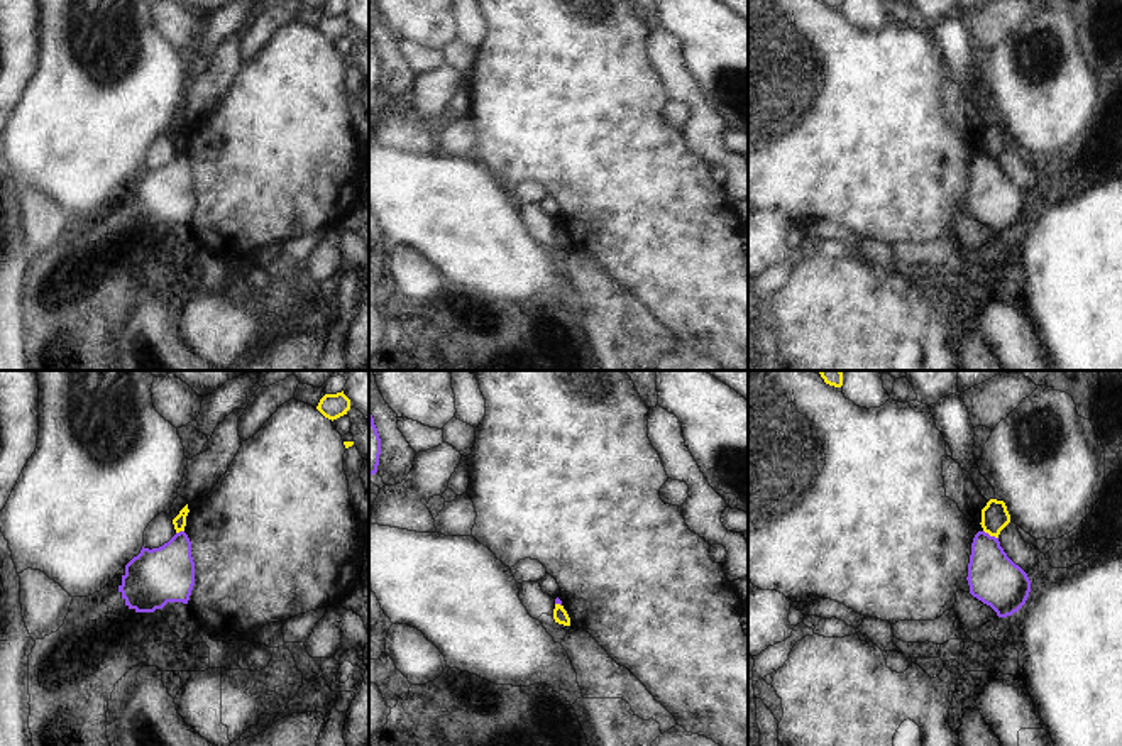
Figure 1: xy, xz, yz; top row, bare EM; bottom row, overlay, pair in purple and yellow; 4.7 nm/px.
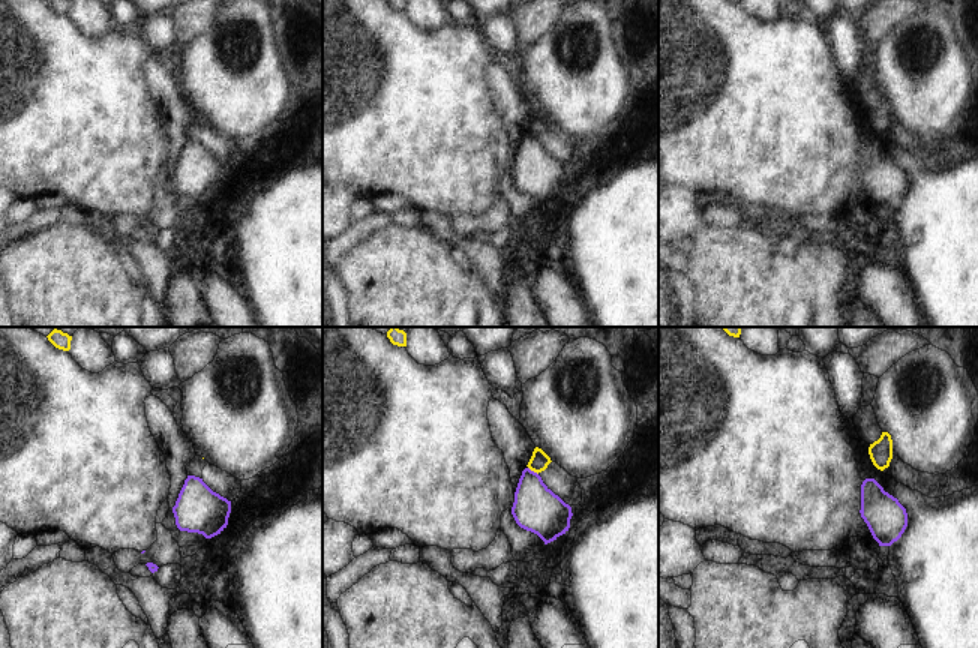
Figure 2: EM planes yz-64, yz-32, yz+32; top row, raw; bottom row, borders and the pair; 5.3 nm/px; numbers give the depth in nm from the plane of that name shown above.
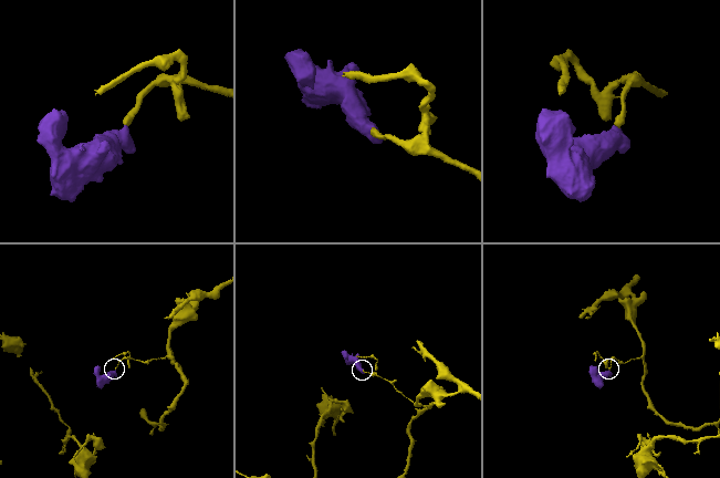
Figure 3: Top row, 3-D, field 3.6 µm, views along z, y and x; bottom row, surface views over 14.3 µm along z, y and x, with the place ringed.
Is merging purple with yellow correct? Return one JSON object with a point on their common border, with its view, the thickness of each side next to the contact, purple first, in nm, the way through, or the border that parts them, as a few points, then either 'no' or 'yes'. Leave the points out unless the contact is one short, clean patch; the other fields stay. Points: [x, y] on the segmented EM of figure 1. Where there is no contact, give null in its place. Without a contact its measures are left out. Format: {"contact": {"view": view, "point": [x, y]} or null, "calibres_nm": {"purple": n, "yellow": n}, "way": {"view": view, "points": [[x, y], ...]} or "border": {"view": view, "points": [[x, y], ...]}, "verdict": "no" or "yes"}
{"contact": {"view": "yz", "point": [989, 535]}, "calibres_nm": {"purple": 240, "yellow": 130}, "border": {"view": "yz", "points": [[984, 530], [997, 538]]}, "verdict": "no"}

